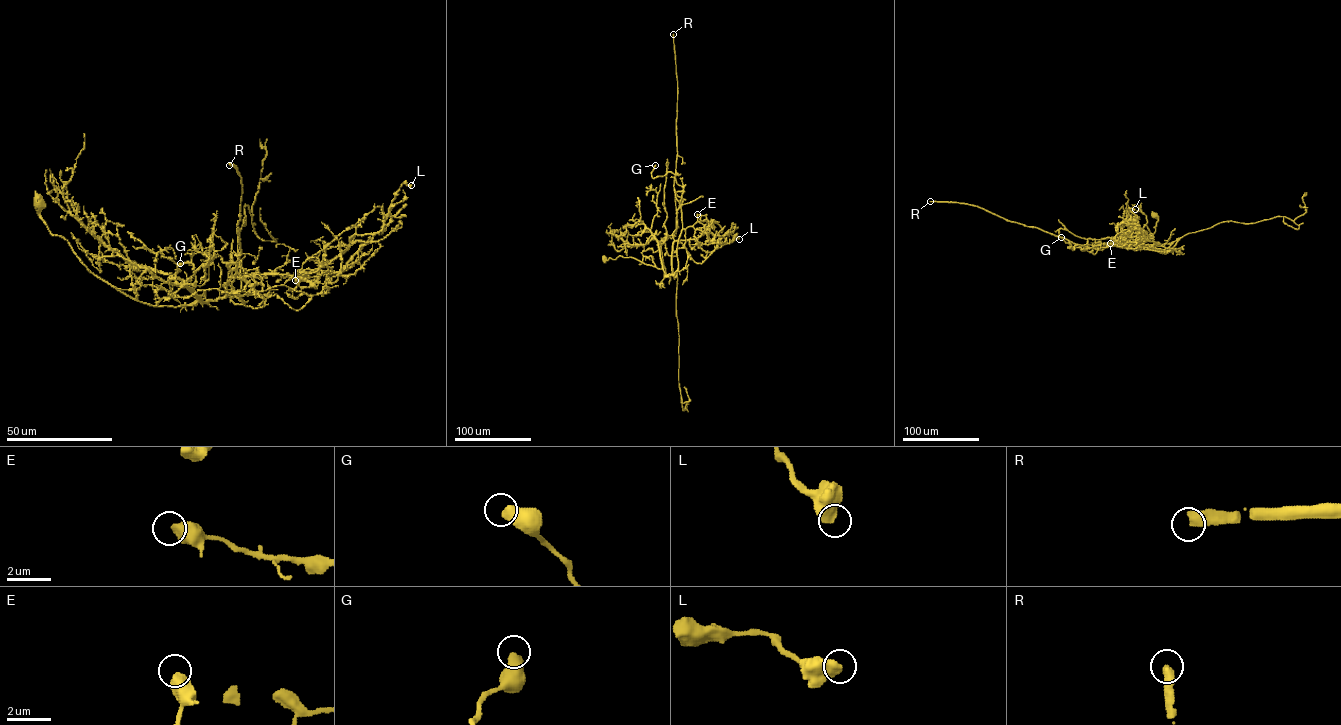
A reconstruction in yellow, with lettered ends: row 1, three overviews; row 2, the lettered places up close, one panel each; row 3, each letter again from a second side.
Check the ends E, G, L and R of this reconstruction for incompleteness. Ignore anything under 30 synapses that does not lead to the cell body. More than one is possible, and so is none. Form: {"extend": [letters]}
{"extend": ["R"]}

